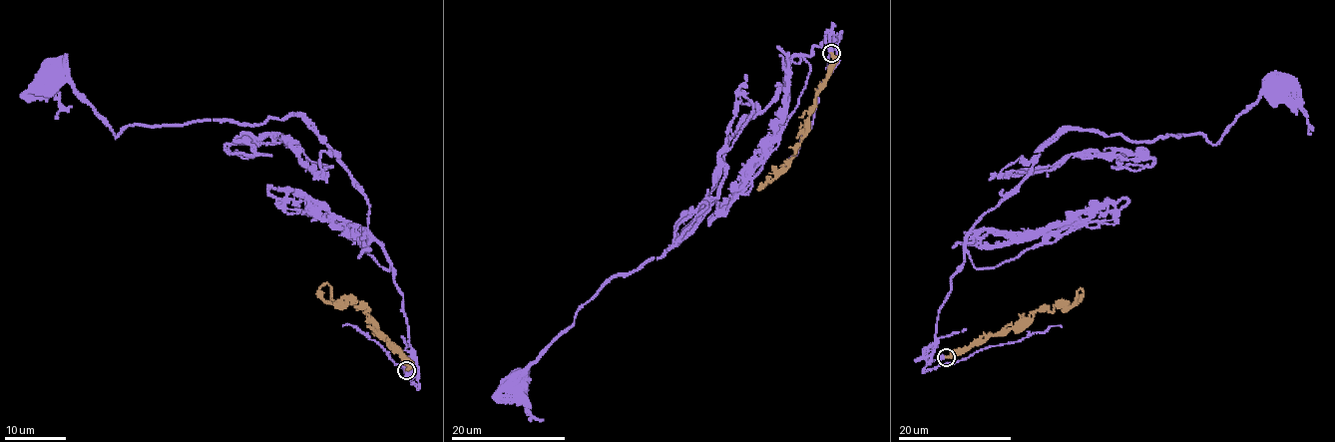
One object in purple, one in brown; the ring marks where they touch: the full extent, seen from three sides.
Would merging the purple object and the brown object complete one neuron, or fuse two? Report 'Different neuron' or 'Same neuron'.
Same neuron

